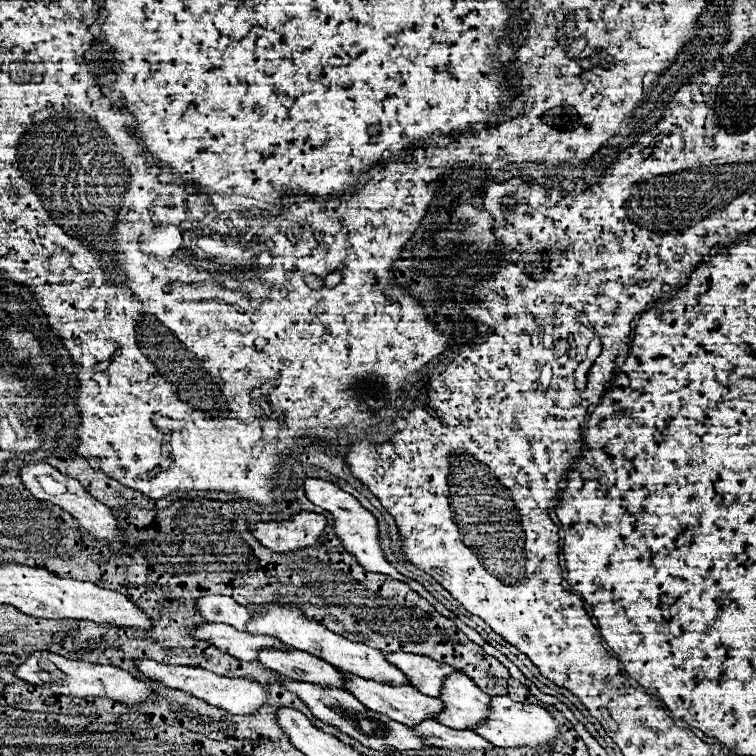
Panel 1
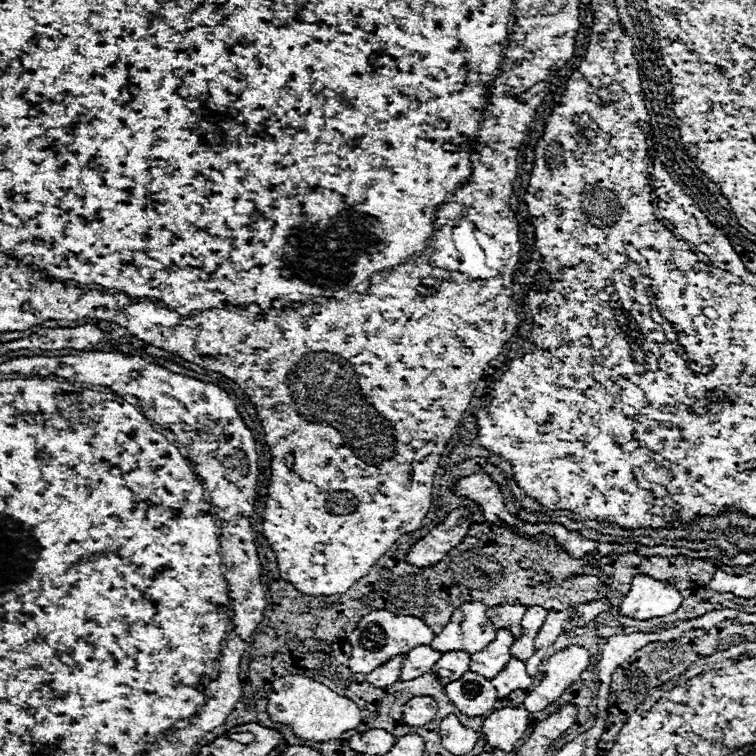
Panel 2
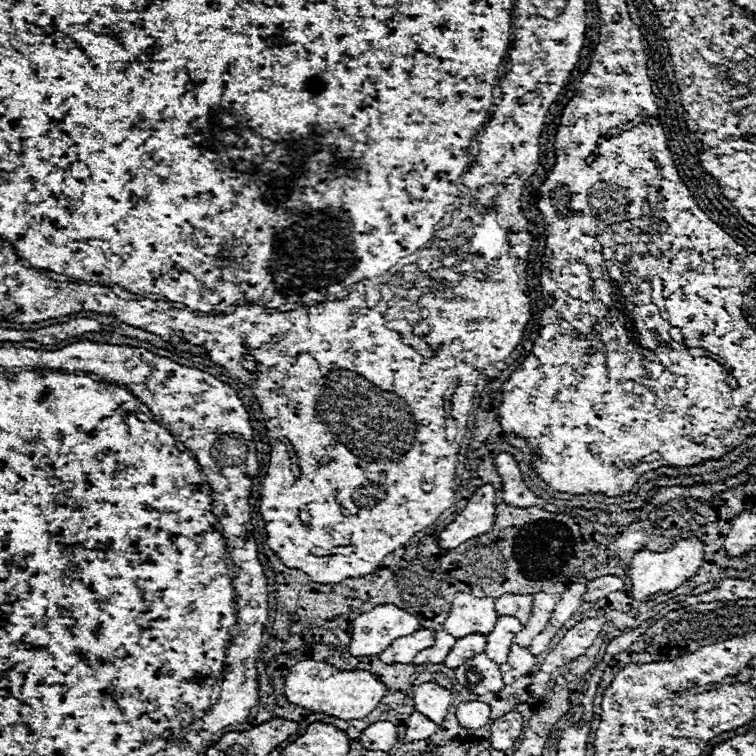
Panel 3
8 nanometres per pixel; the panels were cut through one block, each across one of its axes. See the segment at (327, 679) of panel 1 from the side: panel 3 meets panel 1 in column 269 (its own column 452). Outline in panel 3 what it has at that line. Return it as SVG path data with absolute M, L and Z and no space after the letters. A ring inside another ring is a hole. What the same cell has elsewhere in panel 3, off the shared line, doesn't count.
M468 634L456 642L456 646L448 652L448 658L444 660L444 664L448 668L458 668L474 654L484 652L484 648L486 648L486 636L484 634Z

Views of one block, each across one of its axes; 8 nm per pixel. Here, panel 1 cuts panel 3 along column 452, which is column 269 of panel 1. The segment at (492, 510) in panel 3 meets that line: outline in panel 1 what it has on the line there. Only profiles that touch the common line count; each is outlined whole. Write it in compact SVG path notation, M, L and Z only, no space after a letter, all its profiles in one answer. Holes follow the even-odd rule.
M300 512L282 522L250 522L252 534L270 550L294 552L314 546L326 526L326 518L314 512Z

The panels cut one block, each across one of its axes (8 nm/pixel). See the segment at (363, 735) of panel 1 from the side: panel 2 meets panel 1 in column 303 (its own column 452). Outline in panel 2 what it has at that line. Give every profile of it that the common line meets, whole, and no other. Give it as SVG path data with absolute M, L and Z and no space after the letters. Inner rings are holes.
M470 670L460 680L446 684L446 694L466 716L484 716L498 700L492 682Z

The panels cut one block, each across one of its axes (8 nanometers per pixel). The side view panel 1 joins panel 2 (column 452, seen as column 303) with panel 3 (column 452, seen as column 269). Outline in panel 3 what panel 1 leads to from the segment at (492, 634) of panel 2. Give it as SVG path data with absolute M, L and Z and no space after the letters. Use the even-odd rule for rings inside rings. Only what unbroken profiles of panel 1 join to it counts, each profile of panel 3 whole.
M460 592L456 594L452 608L448 612L444 632L454 638L462 638L464 634L490 634L498 620L492 598L476 598L472 594Z

